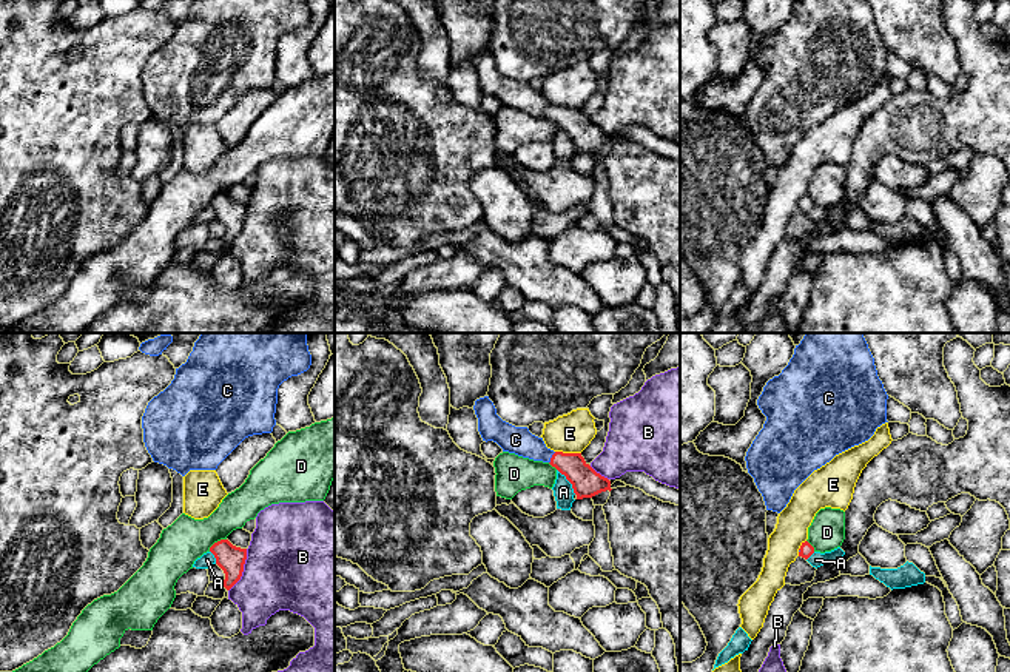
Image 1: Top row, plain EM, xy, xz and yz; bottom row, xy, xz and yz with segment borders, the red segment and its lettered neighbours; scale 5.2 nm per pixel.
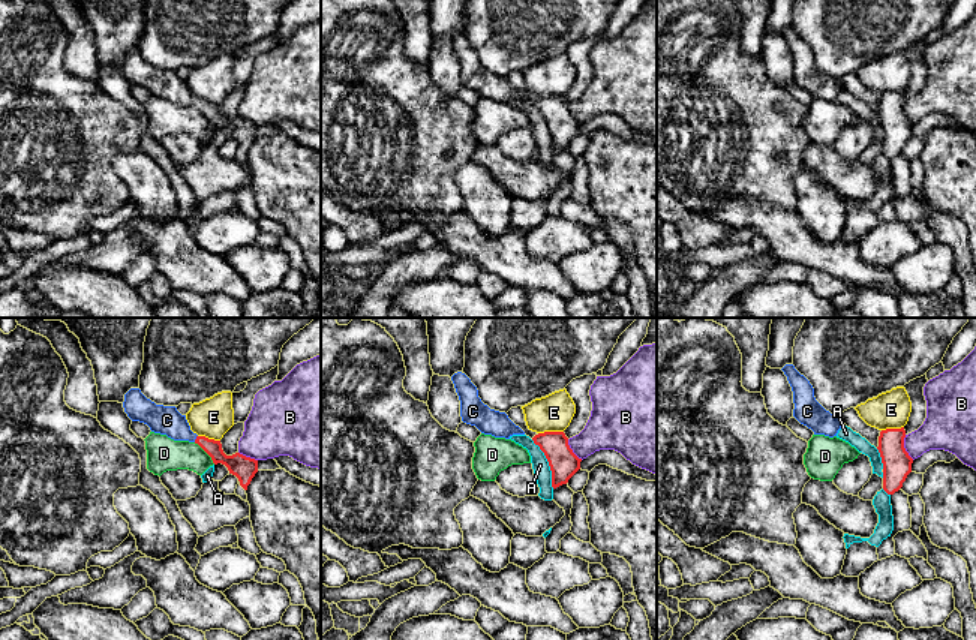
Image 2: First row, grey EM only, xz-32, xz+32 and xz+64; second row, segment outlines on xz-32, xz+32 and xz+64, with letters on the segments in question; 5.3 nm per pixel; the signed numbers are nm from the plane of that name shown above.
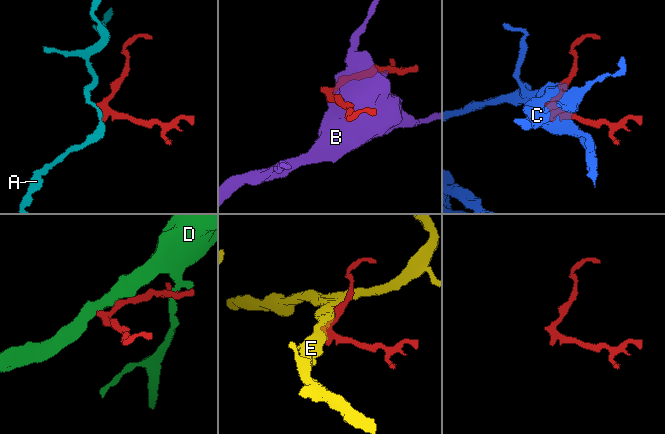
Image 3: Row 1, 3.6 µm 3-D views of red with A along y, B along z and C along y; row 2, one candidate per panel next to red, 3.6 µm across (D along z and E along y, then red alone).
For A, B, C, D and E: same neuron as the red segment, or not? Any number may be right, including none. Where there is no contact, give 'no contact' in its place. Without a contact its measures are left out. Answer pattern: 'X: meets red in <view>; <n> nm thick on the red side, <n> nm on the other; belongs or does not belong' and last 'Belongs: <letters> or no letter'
A: meets red in xz; 160 nm thick on the red side, 110 nm on the other; does not belong
B: meets red in xy; 140 nm thick on the red side, 460 nm on the other; does not belong
C: meets red in xz; 160 nm thick on the red side, 140 nm on the other; belongs
D: meets red in xy; 140 nm thick on the red side, 220 nm on the other; does not belong
E: meets red in xz; 160 nm thick on the red side, 200 nm on the other; does not belong
Belongs: C

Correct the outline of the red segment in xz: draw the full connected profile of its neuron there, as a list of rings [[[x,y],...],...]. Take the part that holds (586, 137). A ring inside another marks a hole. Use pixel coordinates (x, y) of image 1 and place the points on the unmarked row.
[[[489,51],[476,54],[473,65],[483,96],[497,97],[503,106],[549,117],[572,139],[577,154],[592,153],[601,146],[612,145],[611,136],[597,128],[581,108],[554,106],[546,102],[543,92],[532,89],[527,82],[515,82],[503,76]]]

